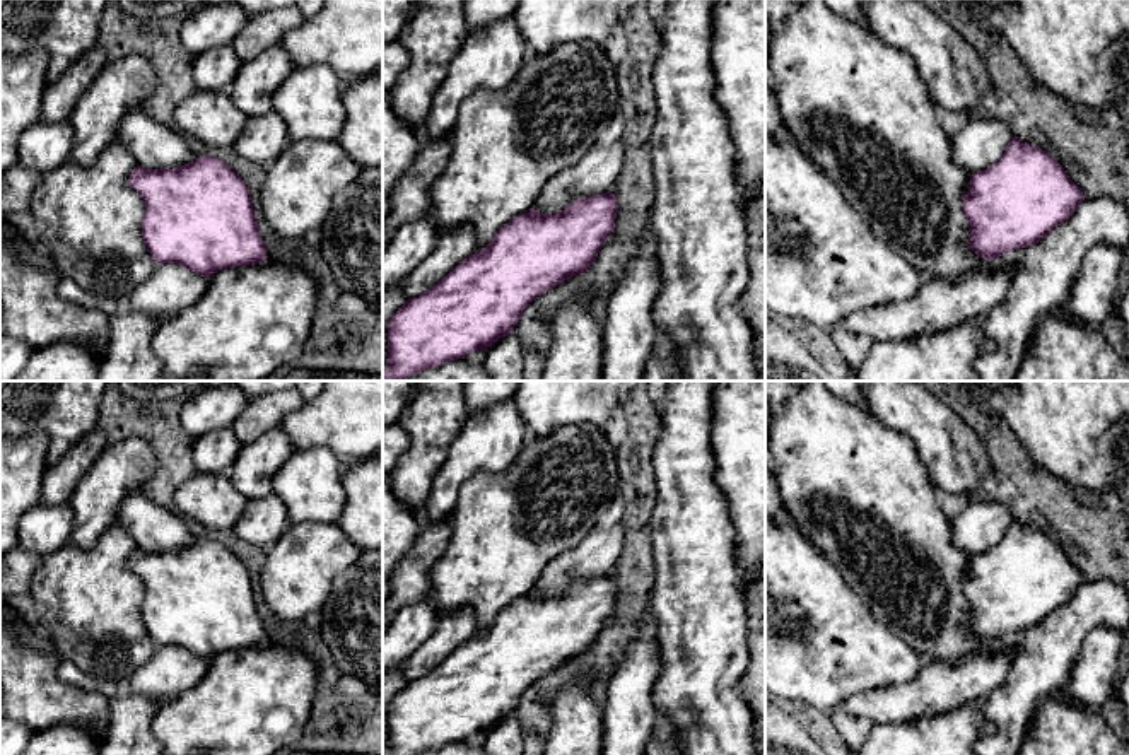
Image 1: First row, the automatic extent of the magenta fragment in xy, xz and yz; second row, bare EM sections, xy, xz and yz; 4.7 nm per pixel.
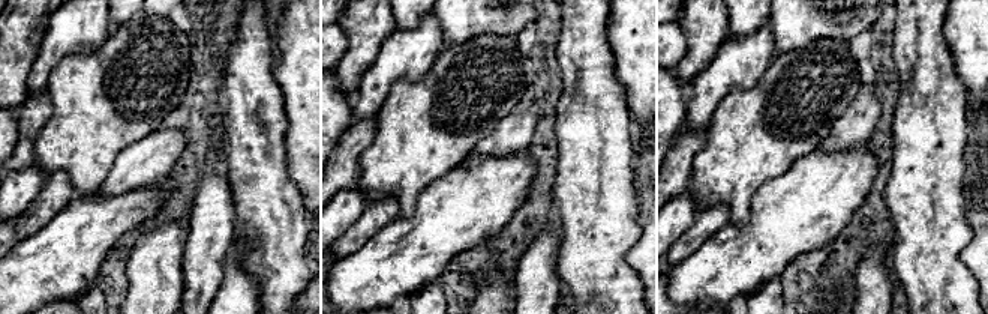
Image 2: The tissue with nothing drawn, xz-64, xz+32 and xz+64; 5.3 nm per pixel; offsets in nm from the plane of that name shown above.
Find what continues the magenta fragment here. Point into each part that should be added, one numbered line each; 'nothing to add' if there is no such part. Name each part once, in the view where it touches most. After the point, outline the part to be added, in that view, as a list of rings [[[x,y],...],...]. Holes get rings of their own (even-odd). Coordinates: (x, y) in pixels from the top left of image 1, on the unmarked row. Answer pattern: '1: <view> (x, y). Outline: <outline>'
1: xz (595, 556). Outline: [[[622,523],[611,530],[593,528],[572,550],[545,565],[531,591],[557,596],[577,581],[611,574],[623,548],[623,535]]]

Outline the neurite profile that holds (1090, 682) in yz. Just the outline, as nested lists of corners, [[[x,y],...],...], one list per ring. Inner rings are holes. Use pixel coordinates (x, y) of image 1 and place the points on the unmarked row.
[[[1107,625],[1093,629],[1085,639],[1062,690],[1086,711],[1100,711],[1115,690],[1114,676],[1122,641],[1122,629]]]

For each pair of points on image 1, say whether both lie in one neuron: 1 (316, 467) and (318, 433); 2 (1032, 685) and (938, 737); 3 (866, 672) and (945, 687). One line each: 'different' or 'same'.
1: different
2: different
3: different

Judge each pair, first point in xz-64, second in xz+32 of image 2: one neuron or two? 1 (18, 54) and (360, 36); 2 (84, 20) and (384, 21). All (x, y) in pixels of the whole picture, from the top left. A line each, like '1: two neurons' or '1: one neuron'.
1: one neuron
2: two neurons

